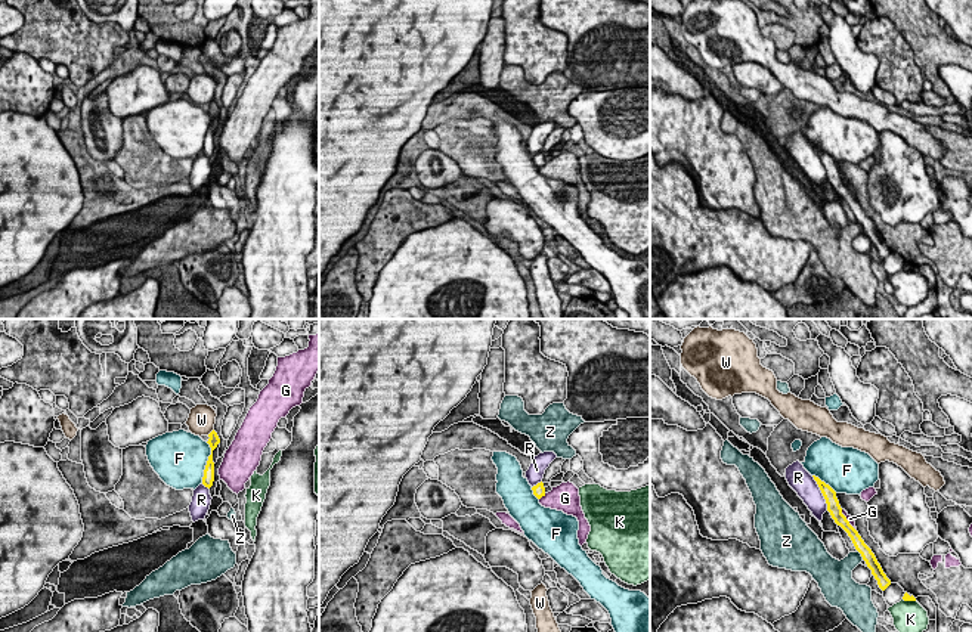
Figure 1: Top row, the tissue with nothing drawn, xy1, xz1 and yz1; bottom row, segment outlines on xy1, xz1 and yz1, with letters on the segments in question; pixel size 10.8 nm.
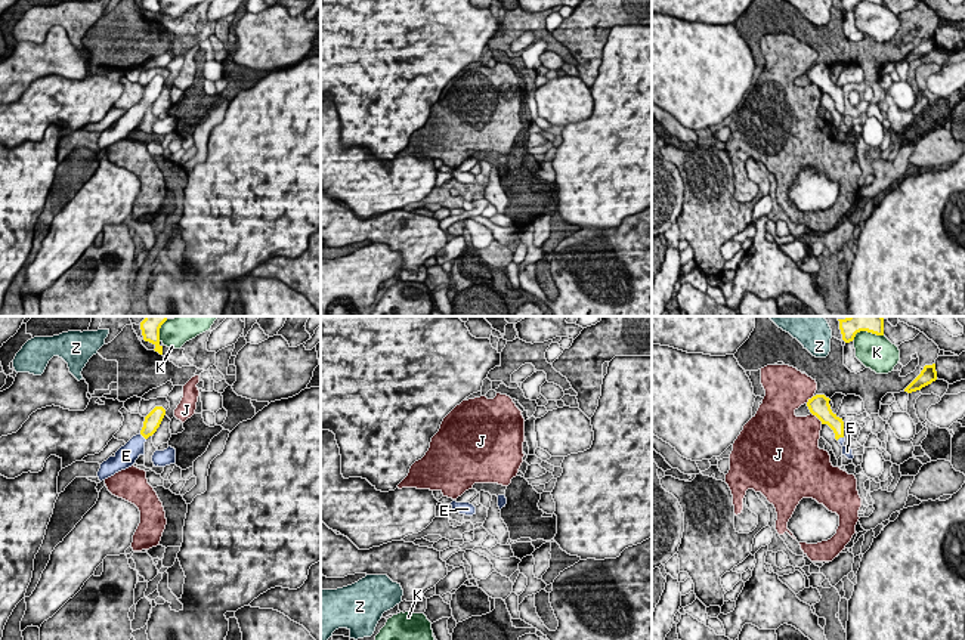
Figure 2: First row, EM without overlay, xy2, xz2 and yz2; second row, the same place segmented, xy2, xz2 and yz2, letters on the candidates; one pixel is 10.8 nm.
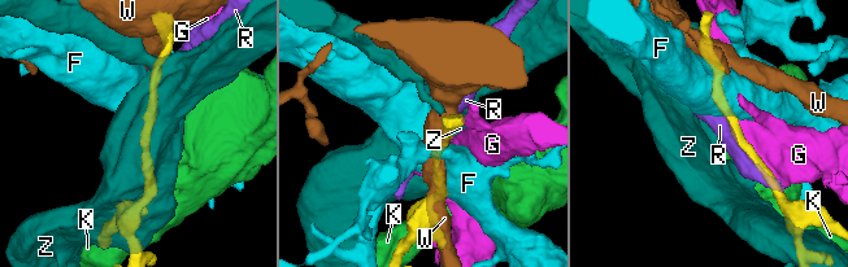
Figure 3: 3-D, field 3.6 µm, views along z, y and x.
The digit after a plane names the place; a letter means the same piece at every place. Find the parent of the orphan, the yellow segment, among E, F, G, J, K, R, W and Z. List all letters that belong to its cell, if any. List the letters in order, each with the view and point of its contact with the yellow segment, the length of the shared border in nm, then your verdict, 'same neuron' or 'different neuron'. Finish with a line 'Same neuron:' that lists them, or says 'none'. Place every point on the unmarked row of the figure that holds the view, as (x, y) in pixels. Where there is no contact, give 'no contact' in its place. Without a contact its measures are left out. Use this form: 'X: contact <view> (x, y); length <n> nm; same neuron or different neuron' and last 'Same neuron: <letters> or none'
E: contact xy2 (142, 104); length 110 nm; same neuron
F: contact xy1 (207, 132); length 460 nm; different neuron
G: contact xz1 (542, 164); length 110 nm; different neuron
J: contact yz2 (817, 86); length 170 nm; different neuron
K: contact yz2 (875, 2); length 200 nm; different neuron
R: contact yz1 (822, 161); length 420 nm; different neuron
W: contact xy1 (211, 101); length 110 nm; different neuron
Z: contact yz1 (860, 222); length 130 nm; different neuron
Same neuron: E

